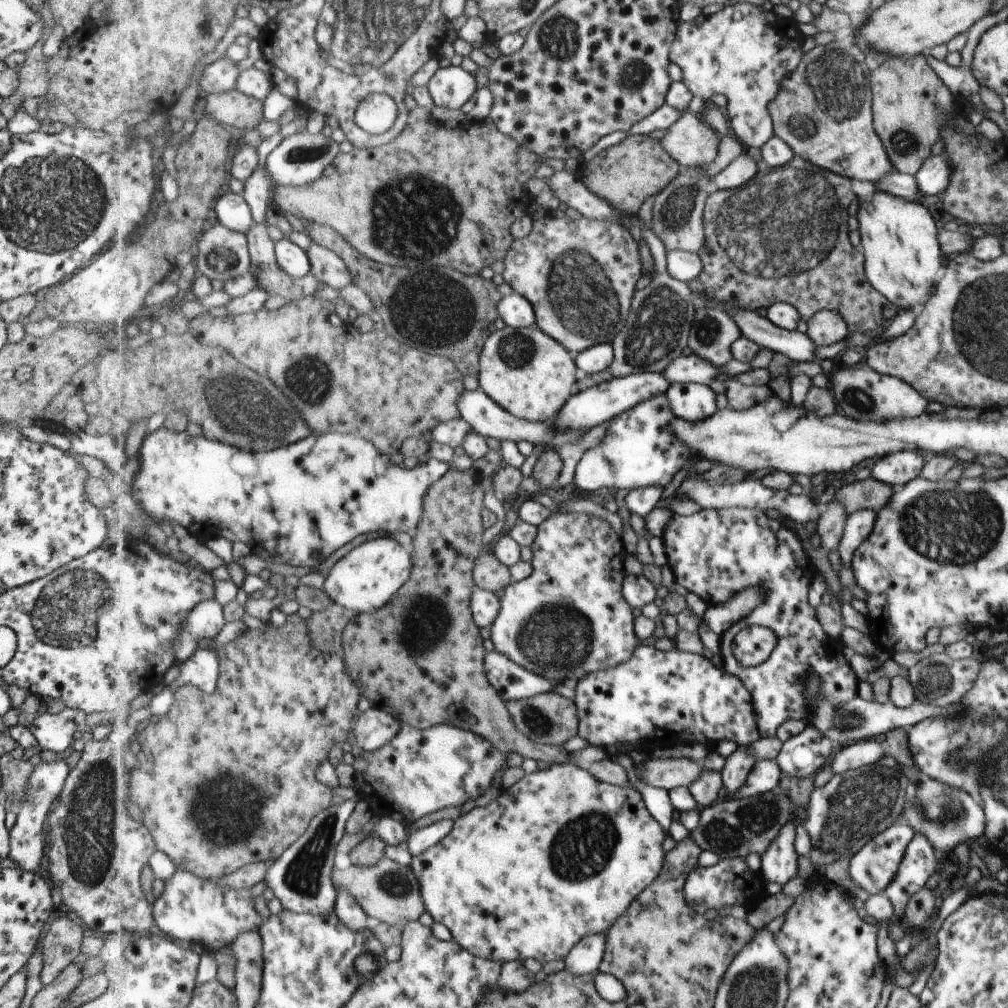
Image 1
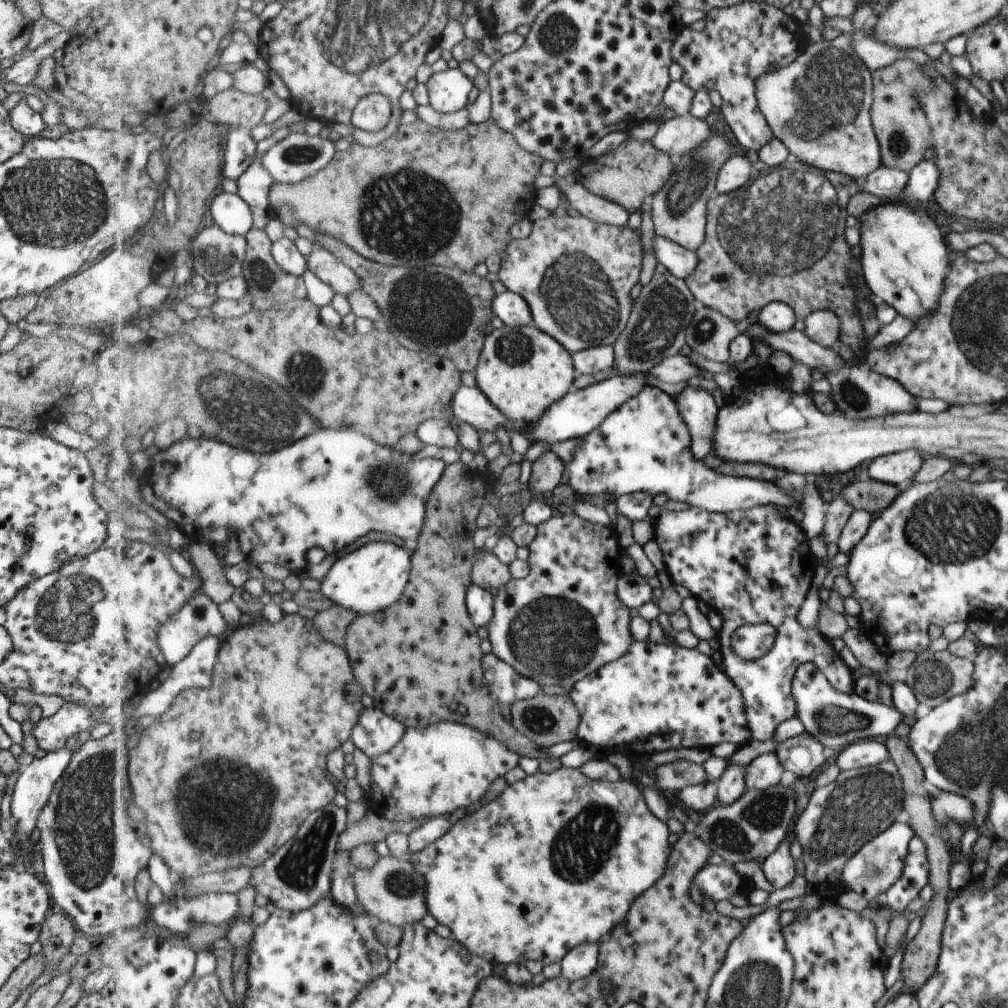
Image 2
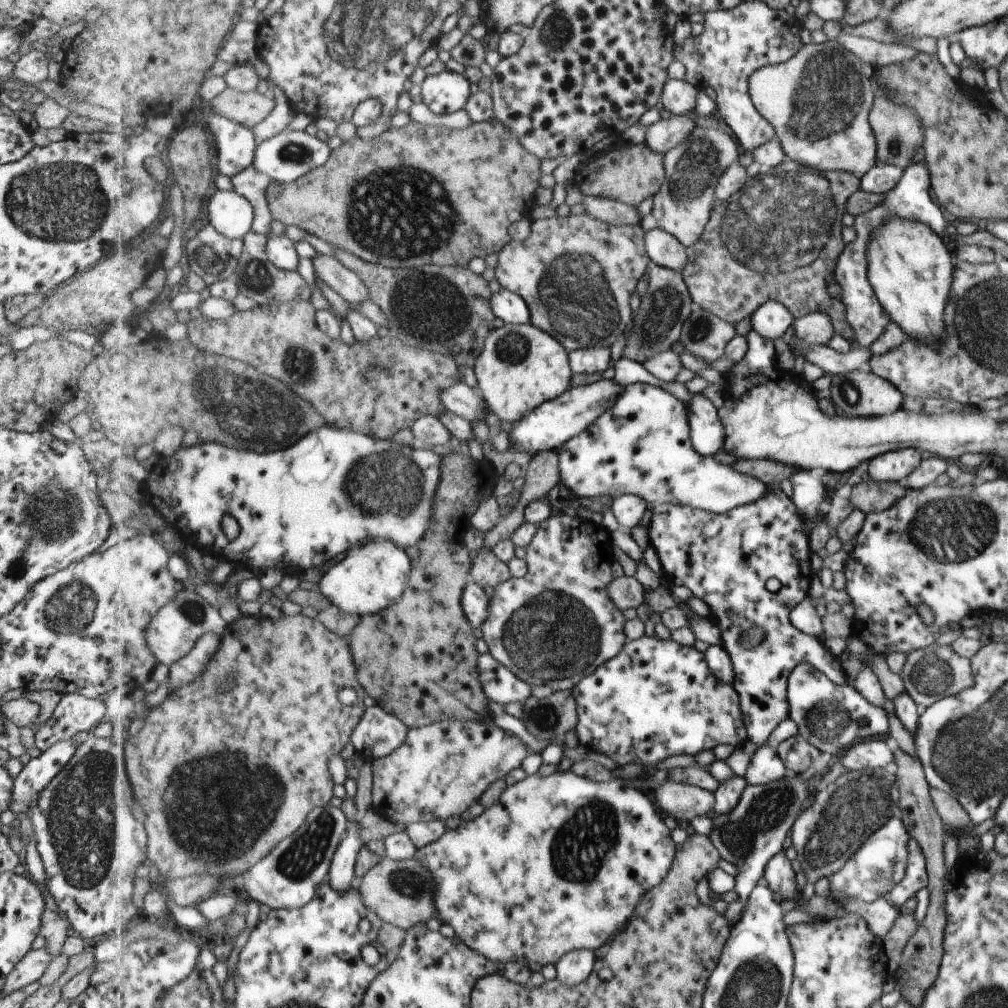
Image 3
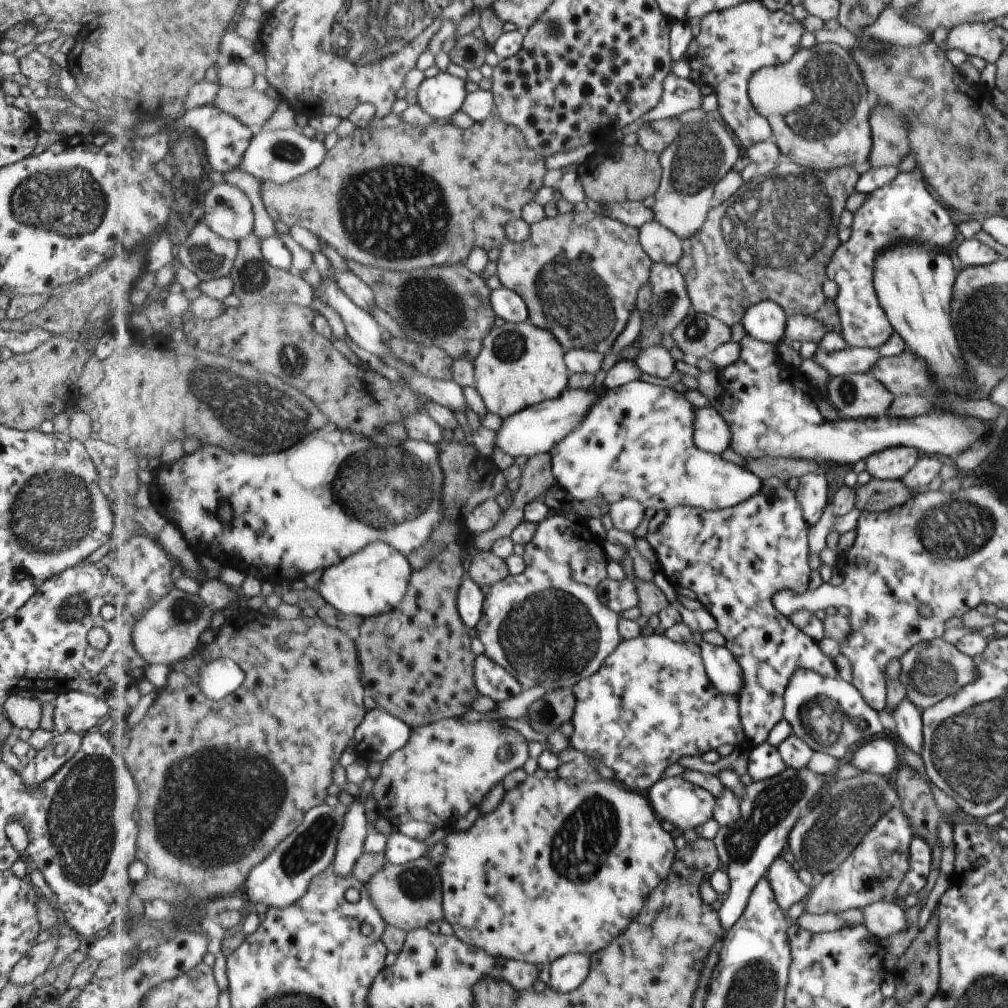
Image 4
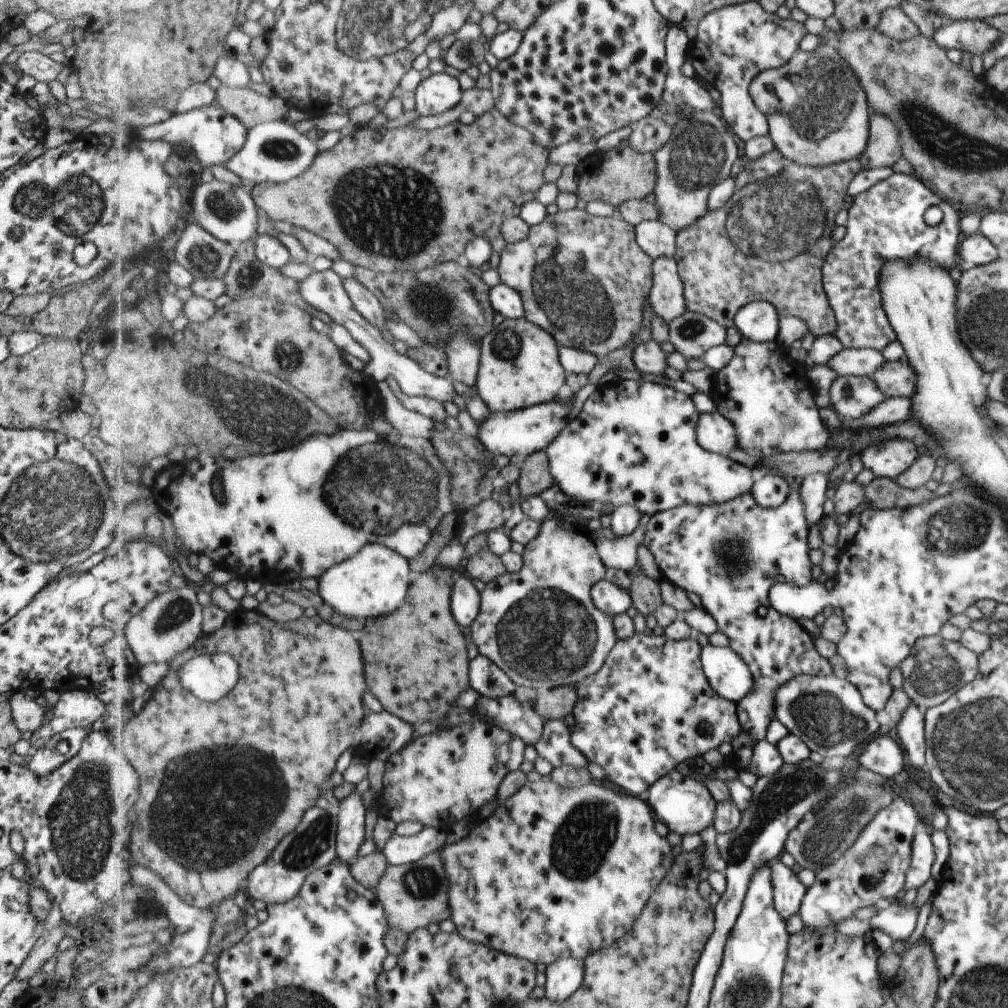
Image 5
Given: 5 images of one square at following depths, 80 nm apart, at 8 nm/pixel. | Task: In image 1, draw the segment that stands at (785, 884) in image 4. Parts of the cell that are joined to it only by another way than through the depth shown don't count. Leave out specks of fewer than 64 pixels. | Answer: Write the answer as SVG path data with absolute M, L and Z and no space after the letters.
M790 819L781 828L778 838L761 856L761 870L768 882L776 882L782 887L796 876L797 854L793 849L796 819Z

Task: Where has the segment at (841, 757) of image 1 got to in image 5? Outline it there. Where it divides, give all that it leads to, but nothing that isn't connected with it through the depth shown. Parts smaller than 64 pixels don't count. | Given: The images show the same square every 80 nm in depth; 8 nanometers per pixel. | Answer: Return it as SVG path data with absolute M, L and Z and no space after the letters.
M892 733L881 734L871 740L859 753L857 762L863 768L888 779L901 770L907 770L905 754Z

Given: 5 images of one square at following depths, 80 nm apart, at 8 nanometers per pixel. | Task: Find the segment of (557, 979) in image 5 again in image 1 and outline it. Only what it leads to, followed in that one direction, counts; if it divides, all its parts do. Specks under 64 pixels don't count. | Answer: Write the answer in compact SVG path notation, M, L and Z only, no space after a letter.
M595 933L581 939L577 947L565 958L565 968L574 975L581 976L599 972L607 944L608 935Z

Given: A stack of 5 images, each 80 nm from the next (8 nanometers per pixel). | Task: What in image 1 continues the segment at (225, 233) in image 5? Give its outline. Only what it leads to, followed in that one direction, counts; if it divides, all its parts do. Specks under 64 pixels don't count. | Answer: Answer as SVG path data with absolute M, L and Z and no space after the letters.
M231 191L223 194L214 205L220 224L231 230L247 234L254 226L255 218L251 216L251 207L243 194Z

